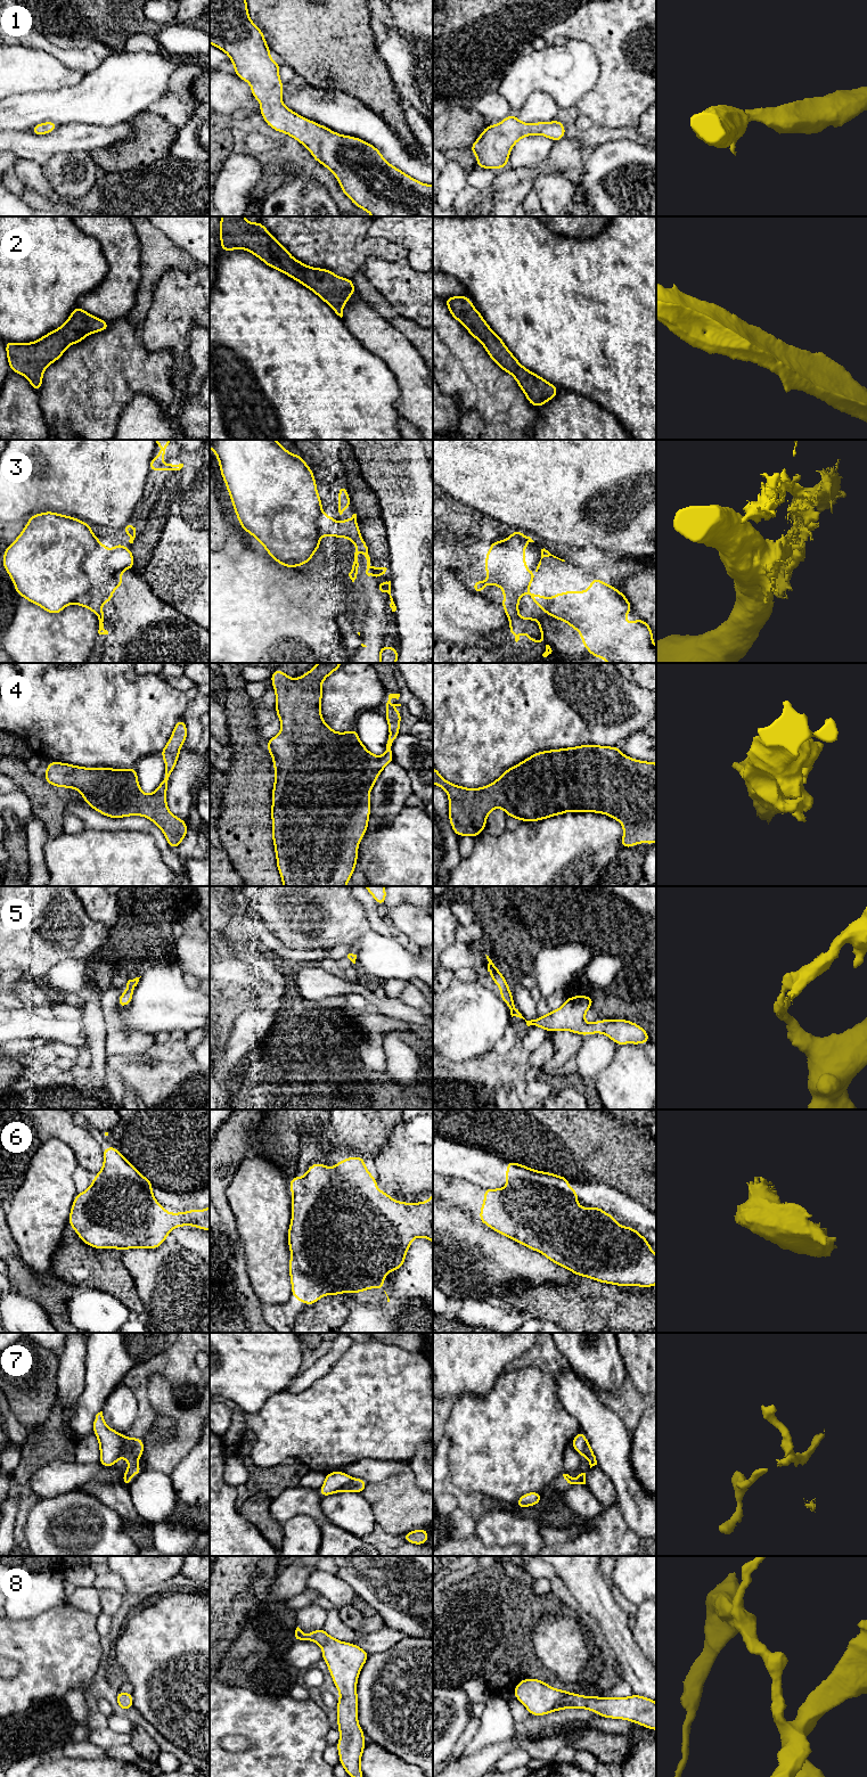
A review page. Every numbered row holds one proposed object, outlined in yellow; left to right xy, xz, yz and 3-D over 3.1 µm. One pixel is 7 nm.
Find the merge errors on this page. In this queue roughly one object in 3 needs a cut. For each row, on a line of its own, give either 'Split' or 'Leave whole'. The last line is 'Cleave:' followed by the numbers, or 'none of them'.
1: Leave whole
2: Leave whole
3: Leave whole
4: Leave whole
5: Leave whole
6: Leave whole
7: Split
8: Leave whole
Cleave: 7

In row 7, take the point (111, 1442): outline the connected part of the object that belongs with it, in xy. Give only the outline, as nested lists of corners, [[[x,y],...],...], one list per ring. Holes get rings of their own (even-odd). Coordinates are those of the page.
[[[103,1411],[98,1412],[93,1419],[93,1433],[99,1440],[99,1463],[104,1467],[115,1465],[118,1458],[122,1457],[128,1436],[108,1427],[104,1420]]]

